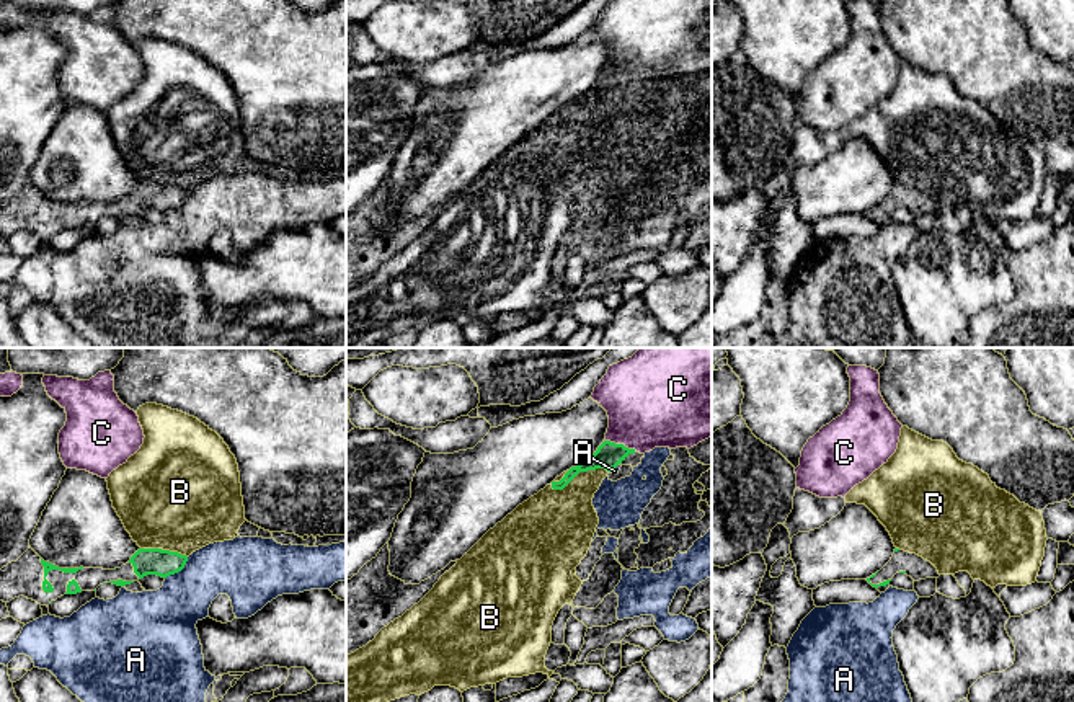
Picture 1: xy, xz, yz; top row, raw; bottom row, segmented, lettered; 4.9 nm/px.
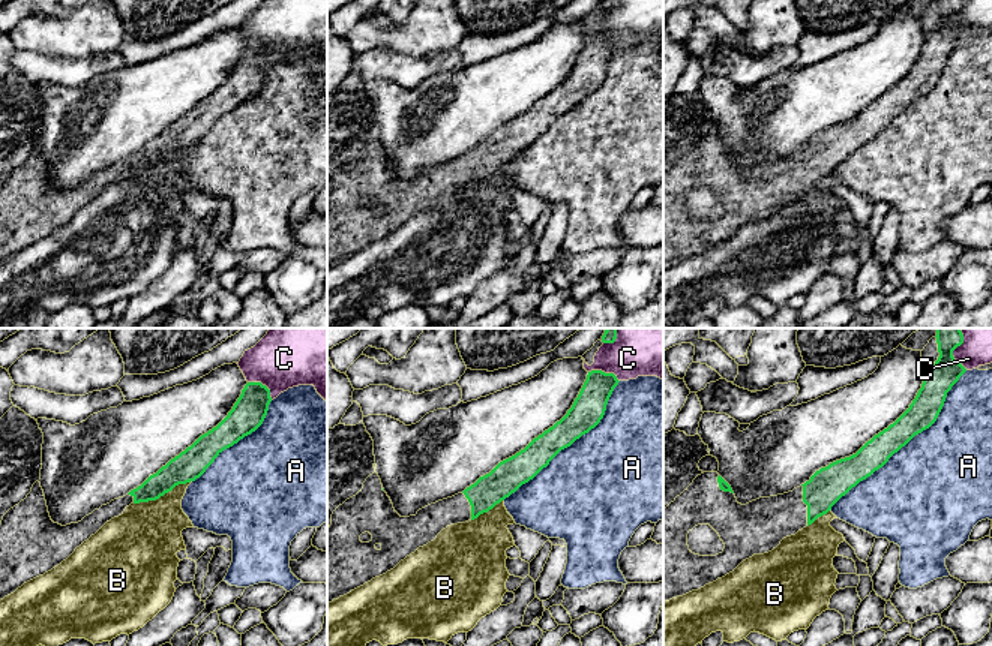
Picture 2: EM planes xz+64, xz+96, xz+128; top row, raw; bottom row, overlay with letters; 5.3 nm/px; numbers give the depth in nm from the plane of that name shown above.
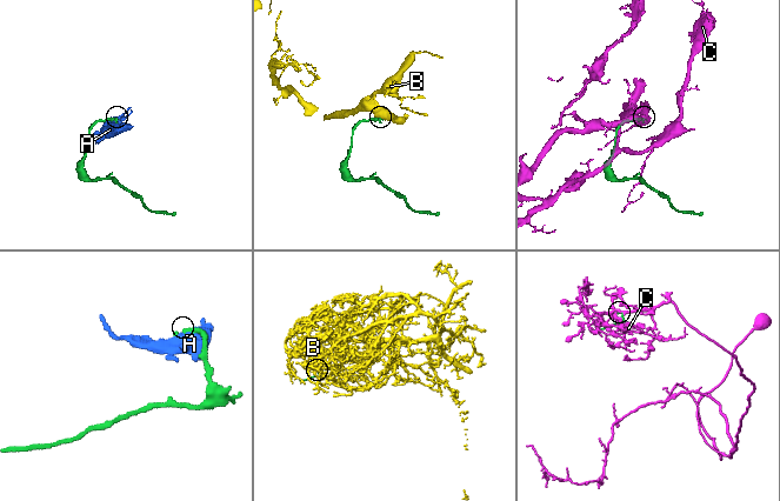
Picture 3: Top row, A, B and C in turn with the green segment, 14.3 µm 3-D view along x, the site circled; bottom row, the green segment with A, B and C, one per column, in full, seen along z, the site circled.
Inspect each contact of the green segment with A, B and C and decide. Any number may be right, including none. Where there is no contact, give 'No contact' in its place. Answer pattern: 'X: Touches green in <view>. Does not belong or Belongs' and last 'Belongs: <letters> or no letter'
A: Touches green in xy. Does not belong
B: Touches green in xz. Does not belong
C: Touches green in xz. Does not belong
Belongs: no letter

